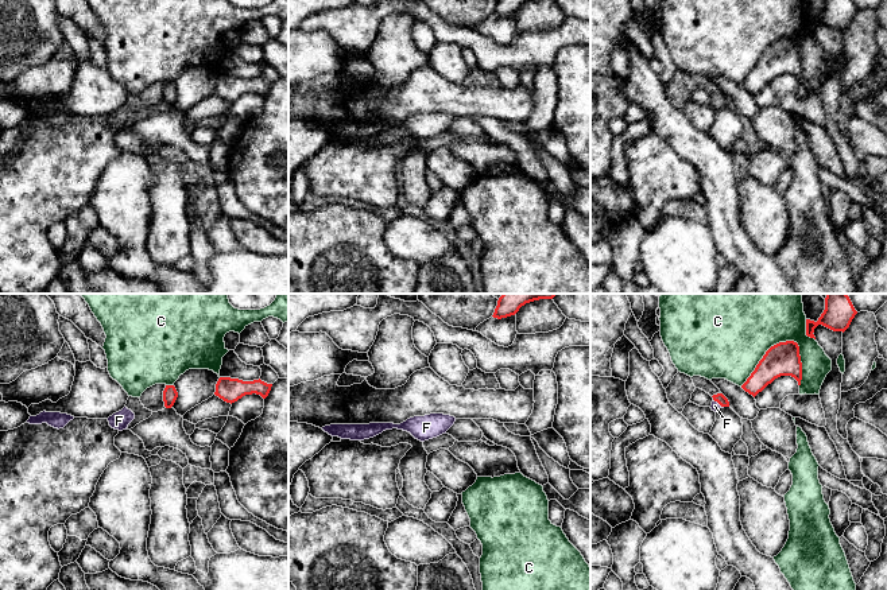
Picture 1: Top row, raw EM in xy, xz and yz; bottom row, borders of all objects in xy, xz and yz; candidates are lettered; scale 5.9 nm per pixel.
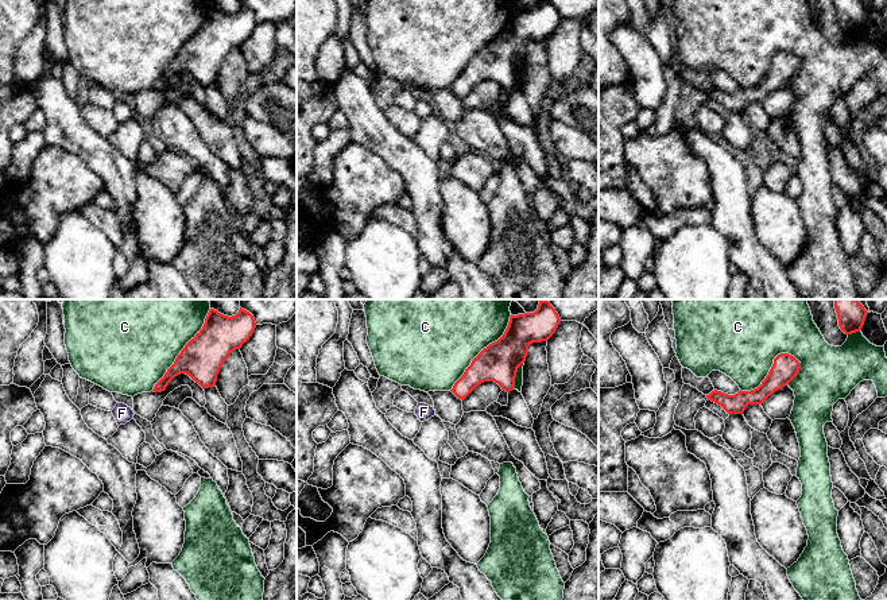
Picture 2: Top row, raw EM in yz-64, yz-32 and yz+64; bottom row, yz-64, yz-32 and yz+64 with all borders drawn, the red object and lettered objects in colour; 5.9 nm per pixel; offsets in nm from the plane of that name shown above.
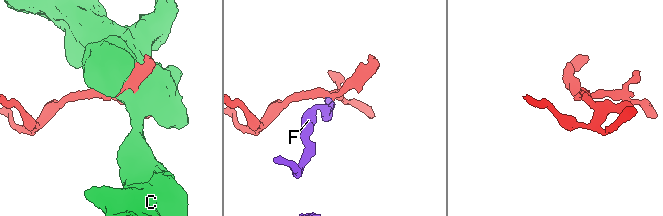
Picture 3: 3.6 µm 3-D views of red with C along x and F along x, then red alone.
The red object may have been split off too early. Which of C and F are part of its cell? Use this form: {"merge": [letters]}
{"merge": ["F"]}

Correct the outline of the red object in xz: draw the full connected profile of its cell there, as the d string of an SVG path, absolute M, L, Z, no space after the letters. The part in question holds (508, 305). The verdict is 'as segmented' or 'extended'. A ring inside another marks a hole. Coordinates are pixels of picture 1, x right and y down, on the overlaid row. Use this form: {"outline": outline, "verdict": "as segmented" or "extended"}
{"outline": "M503 294L493 313L493 318L501 319L515 315L526 303L539 299L553 299L557 294Z", "verdict": "as segmented"}

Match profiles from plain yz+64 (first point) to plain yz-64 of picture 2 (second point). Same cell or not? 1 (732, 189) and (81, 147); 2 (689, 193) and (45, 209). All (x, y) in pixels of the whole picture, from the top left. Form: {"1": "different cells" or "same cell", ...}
{"1": "same cell", "2": "same cell"}

